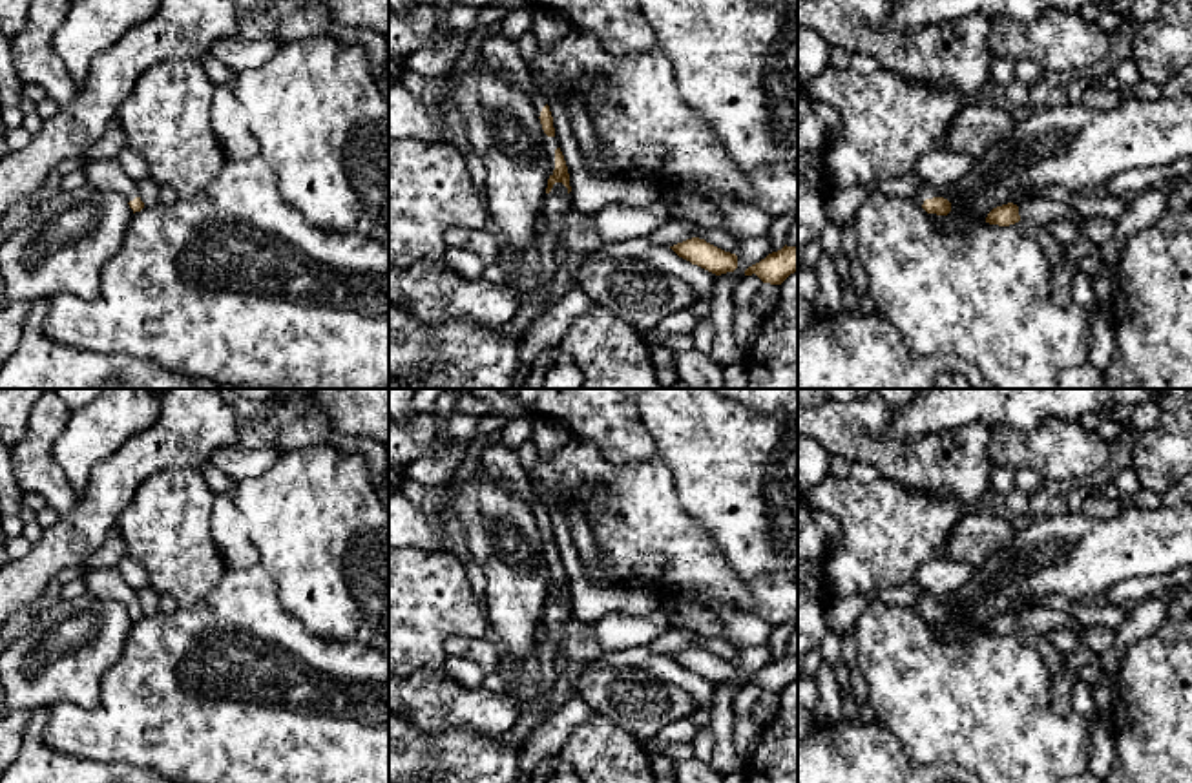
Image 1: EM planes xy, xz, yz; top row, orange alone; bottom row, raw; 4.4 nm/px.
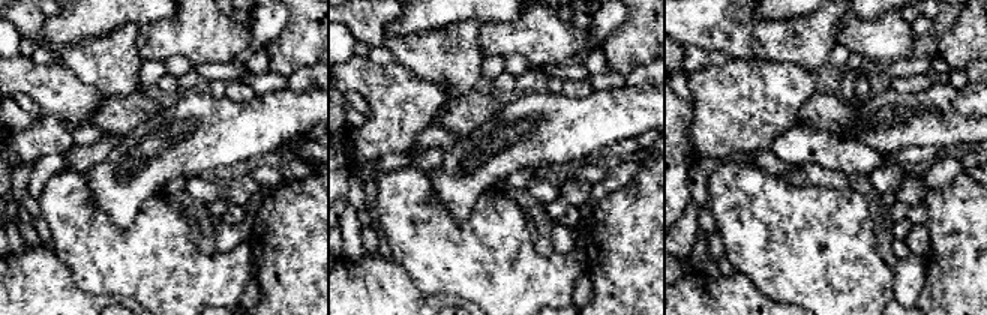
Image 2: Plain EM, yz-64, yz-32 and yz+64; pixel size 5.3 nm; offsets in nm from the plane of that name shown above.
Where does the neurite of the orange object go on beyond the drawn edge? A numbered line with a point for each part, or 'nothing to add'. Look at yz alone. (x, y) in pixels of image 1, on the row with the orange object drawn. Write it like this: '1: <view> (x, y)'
1: yz (926, 190)

